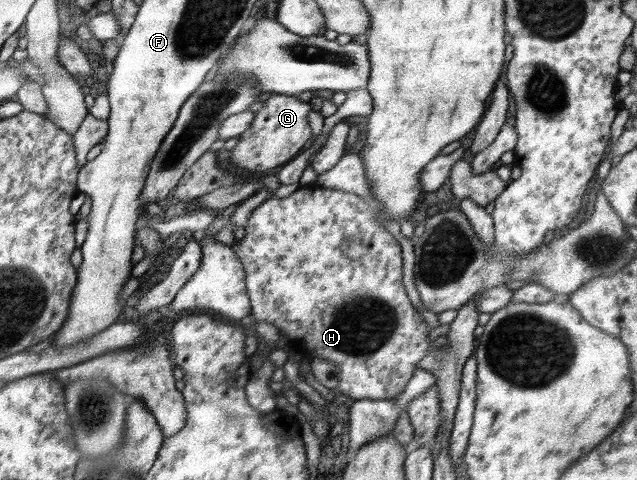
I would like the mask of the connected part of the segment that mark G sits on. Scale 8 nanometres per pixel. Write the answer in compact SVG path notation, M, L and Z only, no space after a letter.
M272 94L264 100L264 106L254 112L254 120L248 130L238 135L238 143L230 150L232 167L240 173L246 173L244 177L251 178L252 173L283 166L313 138L308 122L308 113L312 110L310 102L302 101L298 96Z

